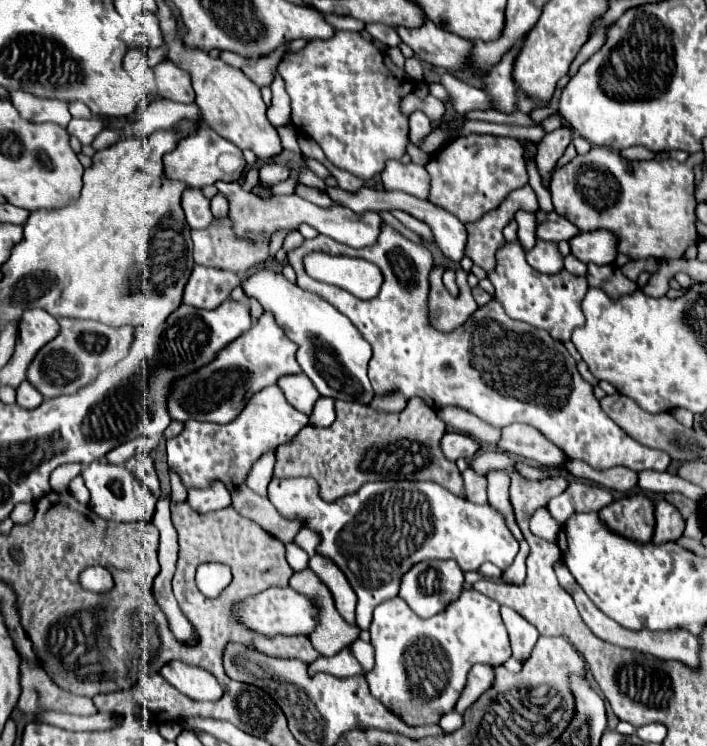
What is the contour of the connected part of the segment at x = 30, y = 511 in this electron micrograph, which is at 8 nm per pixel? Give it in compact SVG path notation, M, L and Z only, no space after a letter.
M20 503L15 506L10 514L10 518L15 524L24 525L33 519L34 514L34 505L29 503Z

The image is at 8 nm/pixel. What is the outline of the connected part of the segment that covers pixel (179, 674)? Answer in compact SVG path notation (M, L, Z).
M171 661L161 669L161 675L193 701L221 699L221 685L209 671L203 671L199 667L195 669L181 661Z

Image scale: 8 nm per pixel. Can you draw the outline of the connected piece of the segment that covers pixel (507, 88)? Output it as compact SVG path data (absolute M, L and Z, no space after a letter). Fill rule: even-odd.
M519 45L513 47L507 55L503 55L503 59L487 73L487 77L483 77L485 83L485 93L491 99L491 107L495 107L495 111L501 113L515 113L517 111L517 87L511 79L511 69L513 69L513 59L519 51Z

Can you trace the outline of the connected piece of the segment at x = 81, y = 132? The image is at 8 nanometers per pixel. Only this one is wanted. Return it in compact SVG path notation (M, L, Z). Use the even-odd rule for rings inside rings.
M91 117L91 119L71 119L71 123L67 125L67 131L71 135L75 135L81 145L91 145L93 139L97 137L97 133L103 129L103 123L99 117Z

